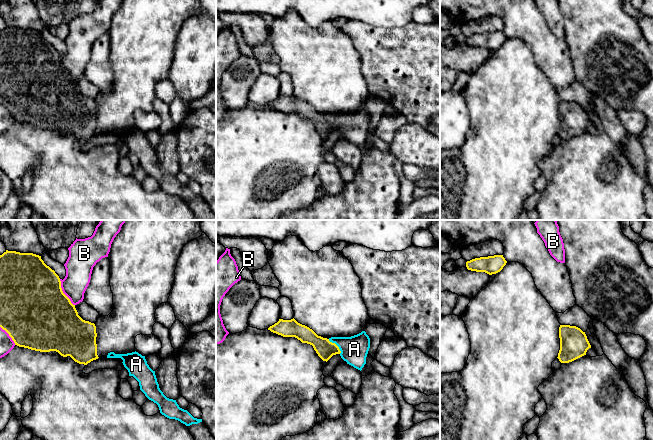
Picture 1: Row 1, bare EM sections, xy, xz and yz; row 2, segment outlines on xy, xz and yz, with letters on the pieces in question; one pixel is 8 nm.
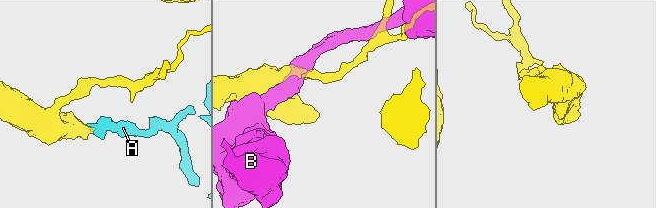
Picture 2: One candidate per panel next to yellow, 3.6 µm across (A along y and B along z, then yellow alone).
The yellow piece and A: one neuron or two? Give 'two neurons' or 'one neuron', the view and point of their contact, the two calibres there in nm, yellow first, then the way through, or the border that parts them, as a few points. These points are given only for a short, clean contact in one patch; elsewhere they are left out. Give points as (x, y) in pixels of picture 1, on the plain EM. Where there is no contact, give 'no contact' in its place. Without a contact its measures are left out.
one neuron | xz (336, 121) | 150/220 nm | across xz (325, 125), (336, 121), (343, 121), (354, 125)

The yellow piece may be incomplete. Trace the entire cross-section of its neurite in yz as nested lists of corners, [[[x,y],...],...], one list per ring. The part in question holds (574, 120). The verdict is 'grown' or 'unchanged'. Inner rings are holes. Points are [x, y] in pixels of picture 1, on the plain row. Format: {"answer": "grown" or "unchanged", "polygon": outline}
{"answer": "unchanged", "polygon": [[[560,101],[560,126],[558,135],[561,139],[572,138],[584,131],[591,121],[585,108],[576,102]]]}

